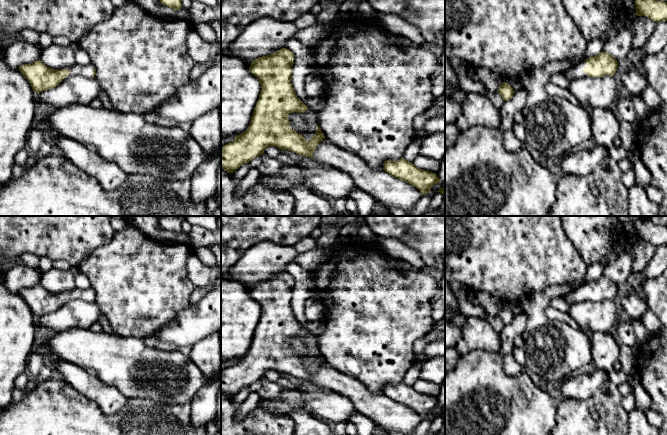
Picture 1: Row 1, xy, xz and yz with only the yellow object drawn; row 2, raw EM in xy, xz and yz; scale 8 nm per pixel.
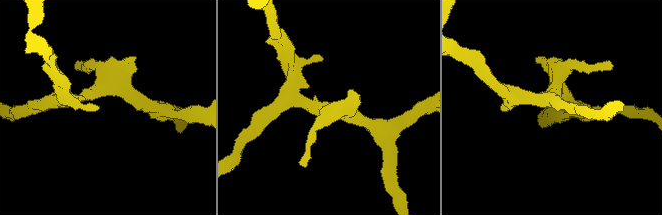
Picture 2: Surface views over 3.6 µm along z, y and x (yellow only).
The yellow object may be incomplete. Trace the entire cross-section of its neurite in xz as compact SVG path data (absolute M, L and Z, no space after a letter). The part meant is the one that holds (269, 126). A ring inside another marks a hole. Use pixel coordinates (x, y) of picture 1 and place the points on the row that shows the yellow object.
M282 48L271 55L258 57L252 61L249 70L260 82L259 99L247 130L237 135L232 142L221 147L221 169L233 173L242 164L249 163L263 154L269 146L292 151L313 159L312 154L316 146L325 139L325 136L318 125L317 114L307 108L297 97L292 87L291 77L294 60L293 52ZM293 112L303 114L308 131L315 134L310 140L306 141L301 133L294 131L289 126Z

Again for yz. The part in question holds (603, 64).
M601 52L595 57L590 57L570 67L564 72L567 79L573 80L583 77L614 76L617 71L618 61L610 54Z

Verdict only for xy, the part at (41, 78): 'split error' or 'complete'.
complete

